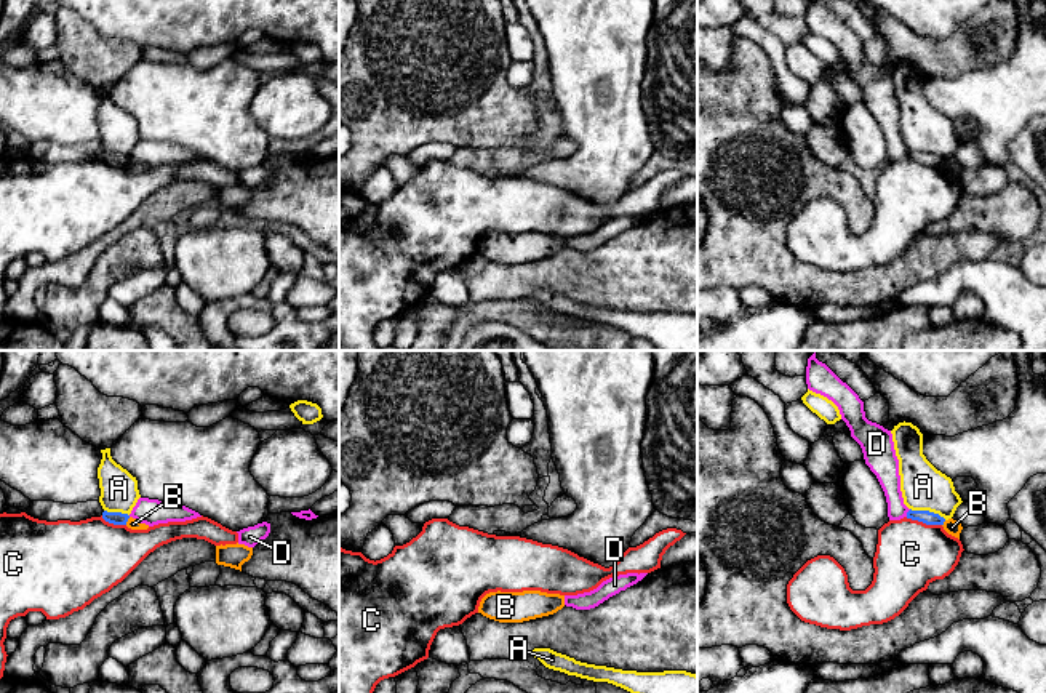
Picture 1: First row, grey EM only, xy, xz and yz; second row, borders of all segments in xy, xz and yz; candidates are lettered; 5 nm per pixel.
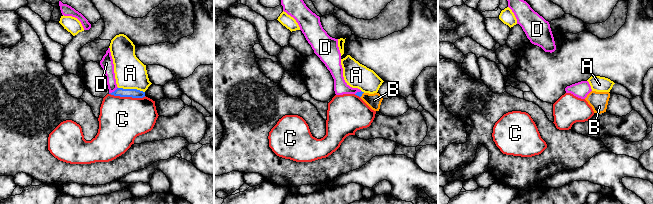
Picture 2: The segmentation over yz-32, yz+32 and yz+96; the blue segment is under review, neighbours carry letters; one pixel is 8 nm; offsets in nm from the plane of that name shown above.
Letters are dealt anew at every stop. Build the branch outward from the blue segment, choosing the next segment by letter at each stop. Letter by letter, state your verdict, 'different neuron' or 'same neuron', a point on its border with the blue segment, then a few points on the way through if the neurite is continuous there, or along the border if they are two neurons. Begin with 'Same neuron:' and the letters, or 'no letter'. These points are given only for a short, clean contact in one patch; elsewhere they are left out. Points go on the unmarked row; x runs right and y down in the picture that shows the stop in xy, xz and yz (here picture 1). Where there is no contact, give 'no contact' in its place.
Same neuron: no letter
A: different neuron | yz (928, 152) | along yz (910, 149), (933, 152), (946, 160)
B: different neuron | xy (127, 162) | along xy (130, 159), (125, 165)
C: different neuron | yz (923, 164)
D: different neuron | yz (907, 154) | along yz (910, 151), (906, 157)

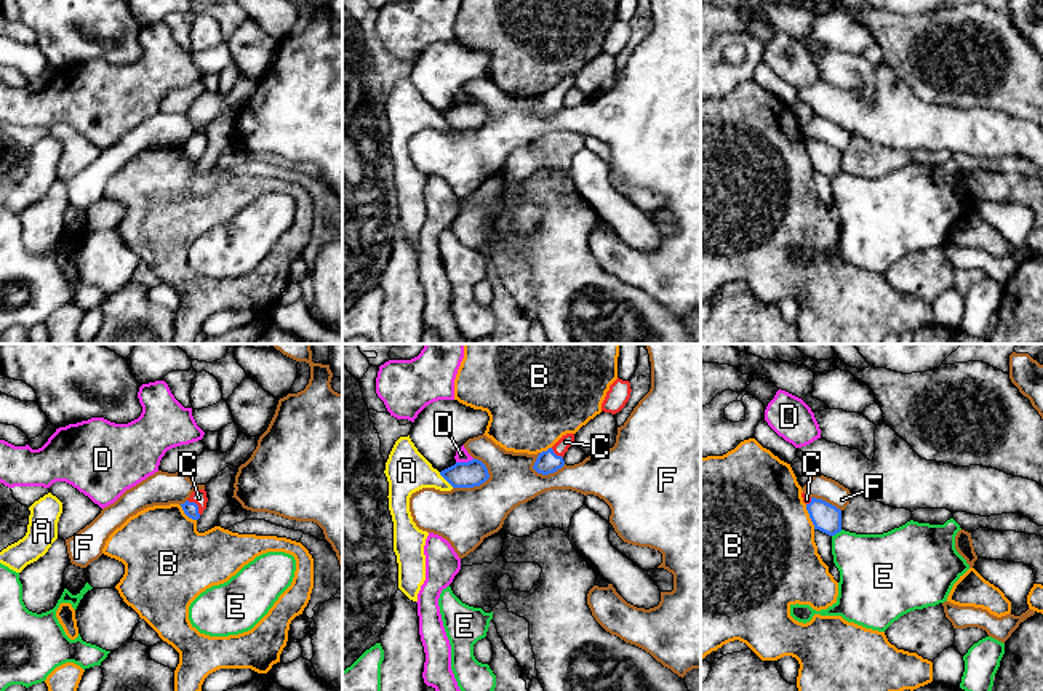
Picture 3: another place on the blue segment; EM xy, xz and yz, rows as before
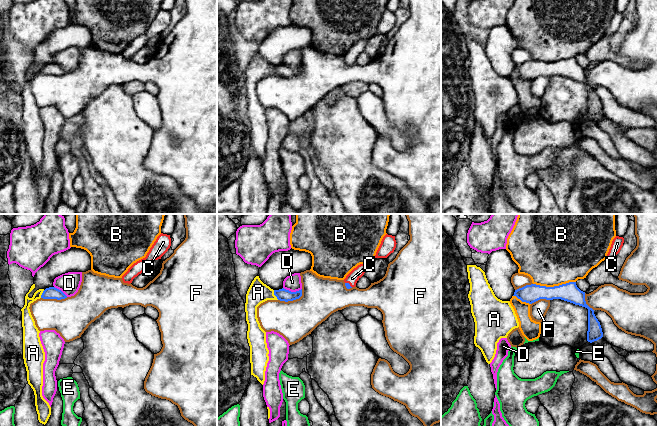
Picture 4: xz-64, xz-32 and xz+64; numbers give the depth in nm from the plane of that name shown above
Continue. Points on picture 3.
Same neuron: C
A: different neuron | xz (447, 122)
B: different neuron | yz (810, 159)
C: same neuron | xy (197, 147) | across xy (191, 151), (197, 147), (199, 139)
D: different neuron | xz (464, 104)
E: different neuron | yz (837, 173)
F: different neuron | xz (475, 127)

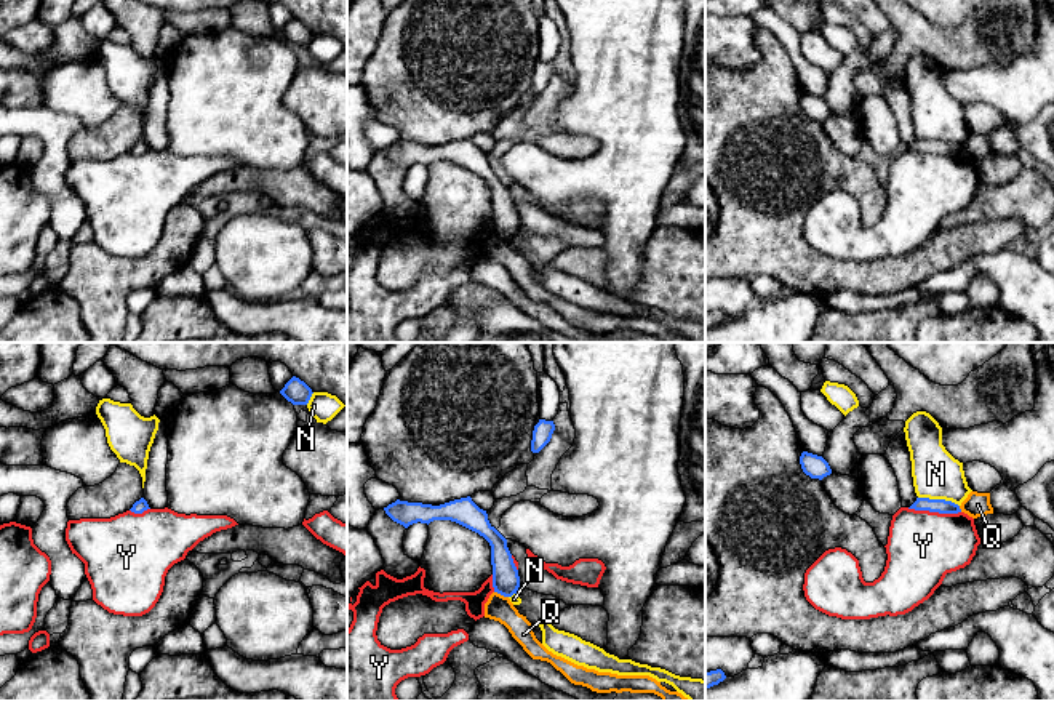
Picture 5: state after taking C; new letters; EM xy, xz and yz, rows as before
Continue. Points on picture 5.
Same neuron: no letter
N: different neuron | yz (939, 141) | along yz (918, 138), (944, 140), (958, 148)
Q: different neuron | xz (501, 236) | along xz (495, 232), (507, 239)
Y: different neuron | yz (934, 152)

